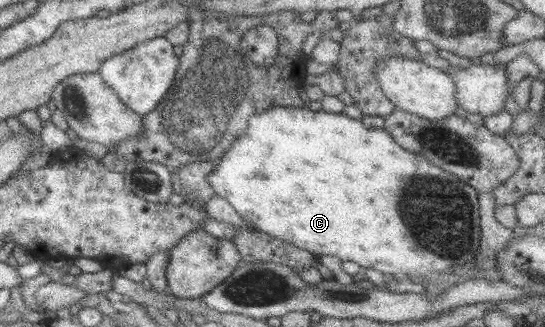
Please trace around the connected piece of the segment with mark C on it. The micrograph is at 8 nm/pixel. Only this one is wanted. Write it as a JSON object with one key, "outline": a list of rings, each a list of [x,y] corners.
{"outline":[[[275,106],[262,112],[251,114],[244,134],[236,138],[228,150],[216,161],[212,172],[206,175],[206,183],[212,187],[214,195],[224,198],[234,208],[238,216],[246,223],[252,224],[256,230],[303,248],[315,255],[332,255],[341,261],[349,260],[359,264],[362,269],[372,268],[381,274],[391,275],[424,275],[429,272],[440,272],[454,266],[469,266],[474,260],[480,238],[478,227],[477,192],[457,176],[430,164],[422,155],[408,152],[398,146],[392,137],[382,128],[368,128],[362,121],[352,119],[343,112],[334,114],[322,109],[312,111],[308,106],[291,107]]]}

